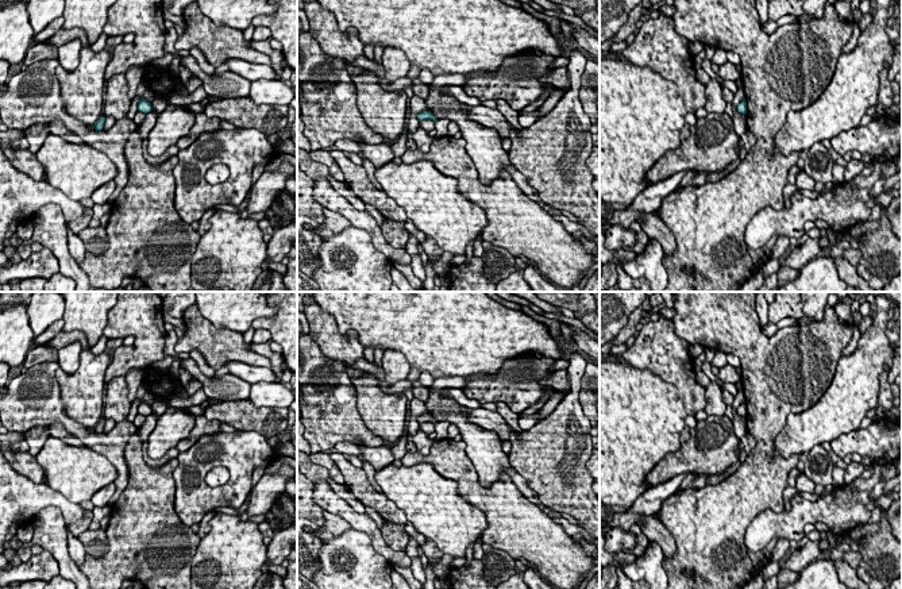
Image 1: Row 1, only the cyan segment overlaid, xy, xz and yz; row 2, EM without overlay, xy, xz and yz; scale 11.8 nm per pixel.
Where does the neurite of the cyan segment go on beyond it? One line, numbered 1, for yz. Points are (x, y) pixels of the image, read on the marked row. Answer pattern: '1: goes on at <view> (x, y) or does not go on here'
1: does not go on here

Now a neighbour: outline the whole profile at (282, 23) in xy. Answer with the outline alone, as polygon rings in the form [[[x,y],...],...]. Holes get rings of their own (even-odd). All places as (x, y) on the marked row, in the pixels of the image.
[[[267,0],[275,7],[273,15],[262,15],[253,26],[266,26],[271,31],[271,38],[282,46],[285,65],[297,73],[297,0]]]

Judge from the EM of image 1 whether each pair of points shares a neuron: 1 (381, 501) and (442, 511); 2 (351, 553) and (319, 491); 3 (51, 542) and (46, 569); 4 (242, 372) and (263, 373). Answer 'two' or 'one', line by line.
1: two
2: two
3: two
4: one

